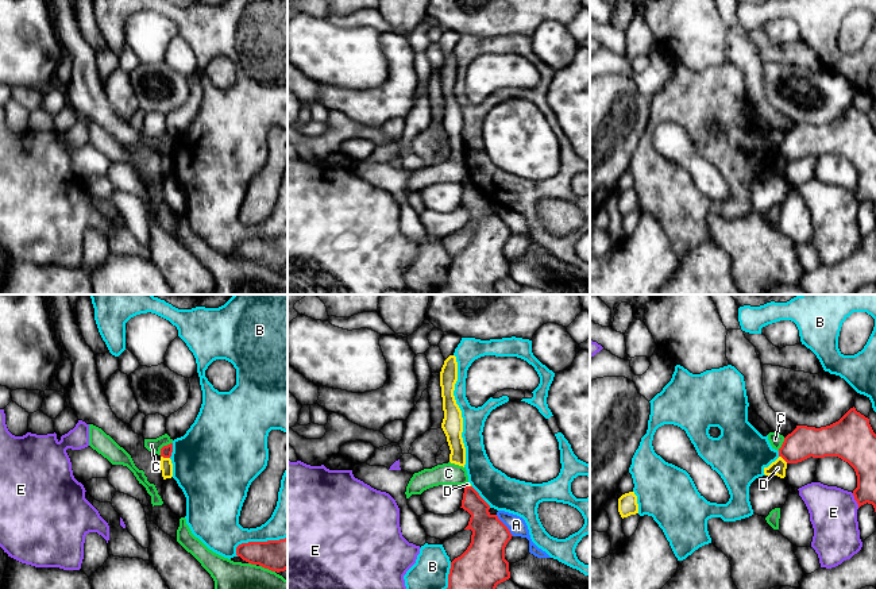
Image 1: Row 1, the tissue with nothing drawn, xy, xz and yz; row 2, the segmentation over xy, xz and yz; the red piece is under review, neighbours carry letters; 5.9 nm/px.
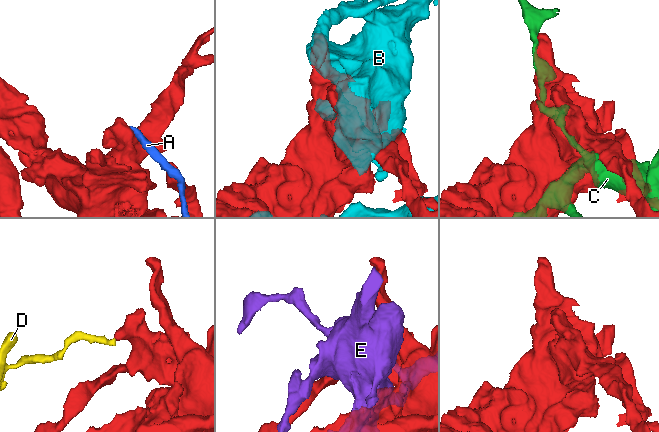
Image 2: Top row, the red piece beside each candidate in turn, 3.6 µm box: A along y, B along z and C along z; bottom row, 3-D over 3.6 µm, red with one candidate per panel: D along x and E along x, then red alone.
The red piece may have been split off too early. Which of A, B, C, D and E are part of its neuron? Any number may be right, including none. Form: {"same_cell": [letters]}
{"same_cell": []}

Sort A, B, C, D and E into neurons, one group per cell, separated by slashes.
A / B / C / D / E

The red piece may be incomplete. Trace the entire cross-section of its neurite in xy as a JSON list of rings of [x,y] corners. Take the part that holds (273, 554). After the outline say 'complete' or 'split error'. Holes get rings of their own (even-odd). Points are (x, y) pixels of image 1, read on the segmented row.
[[[288,538],[242,543],[236,547],[236,555],[251,565],[277,573],[285,571],[288,569]]]; complete

